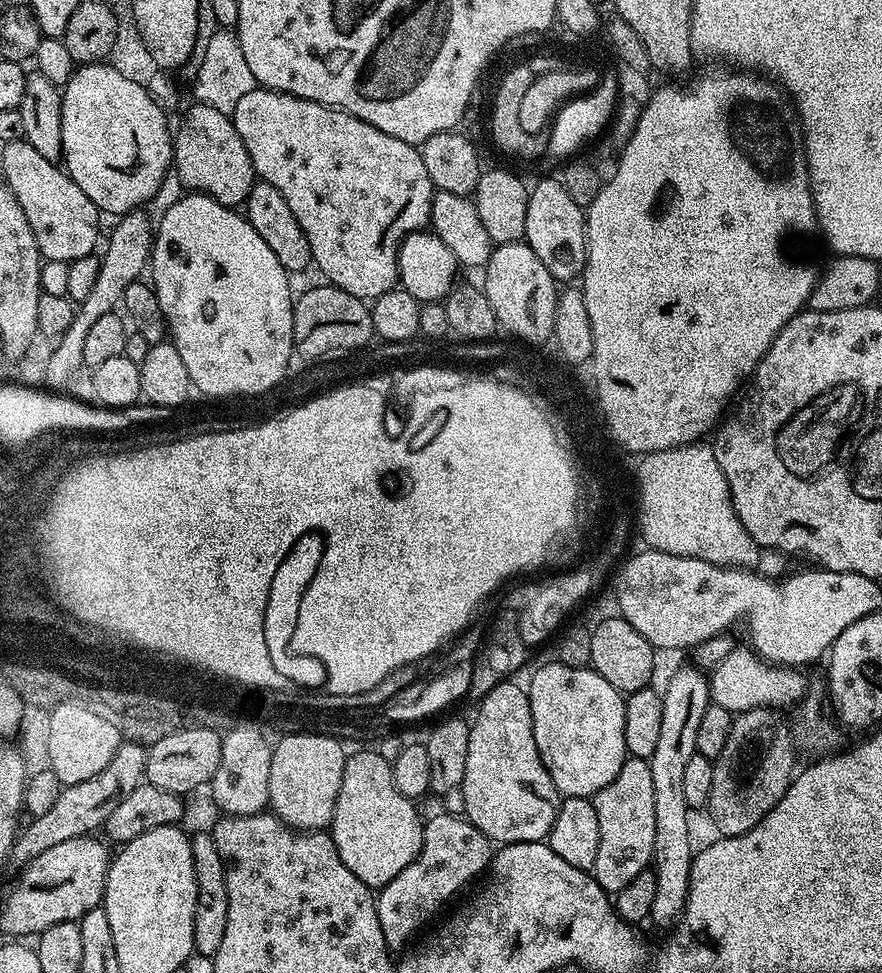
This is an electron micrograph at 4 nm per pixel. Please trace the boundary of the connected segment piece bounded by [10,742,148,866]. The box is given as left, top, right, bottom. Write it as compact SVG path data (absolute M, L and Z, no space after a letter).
M121 743L114 758L110 758L106 770L94 774L94 778L86 778L86 782L61 787L53 808L47 814L31 817L27 821L29 824L19 829L16 841L12 844L11 863L16 863L17 866L28 865L40 854L62 842L103 829L110 817L110 810L114 810L114 806L118 806L118 802L122 802L122 798L126 798L126 794L130 794L130 790L137 788L144 780L144 763L147 757L145 745Z

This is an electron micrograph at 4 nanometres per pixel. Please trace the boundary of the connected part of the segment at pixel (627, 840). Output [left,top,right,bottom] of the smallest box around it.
[591,758,654,894]

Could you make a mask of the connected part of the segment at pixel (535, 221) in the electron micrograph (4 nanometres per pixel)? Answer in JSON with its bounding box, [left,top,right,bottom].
[524,179,588,282]

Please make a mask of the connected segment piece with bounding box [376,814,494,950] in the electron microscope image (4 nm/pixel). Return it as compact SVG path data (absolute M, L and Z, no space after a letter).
M463 815L457 816L432 816L427 817L424 826L424 841L422 850L398 878L390 878L386 886L379 889L376 896L376 909L378 910L378 922L382 922L382 934L386 938L389 949L407 949L408 939L423 926L427 920L432 920L440 912L440 907L447 902L451 896L456 896L475 876L483 877L486 869L492 862L494 855L494 844L484 837L482 830L478 830Z

